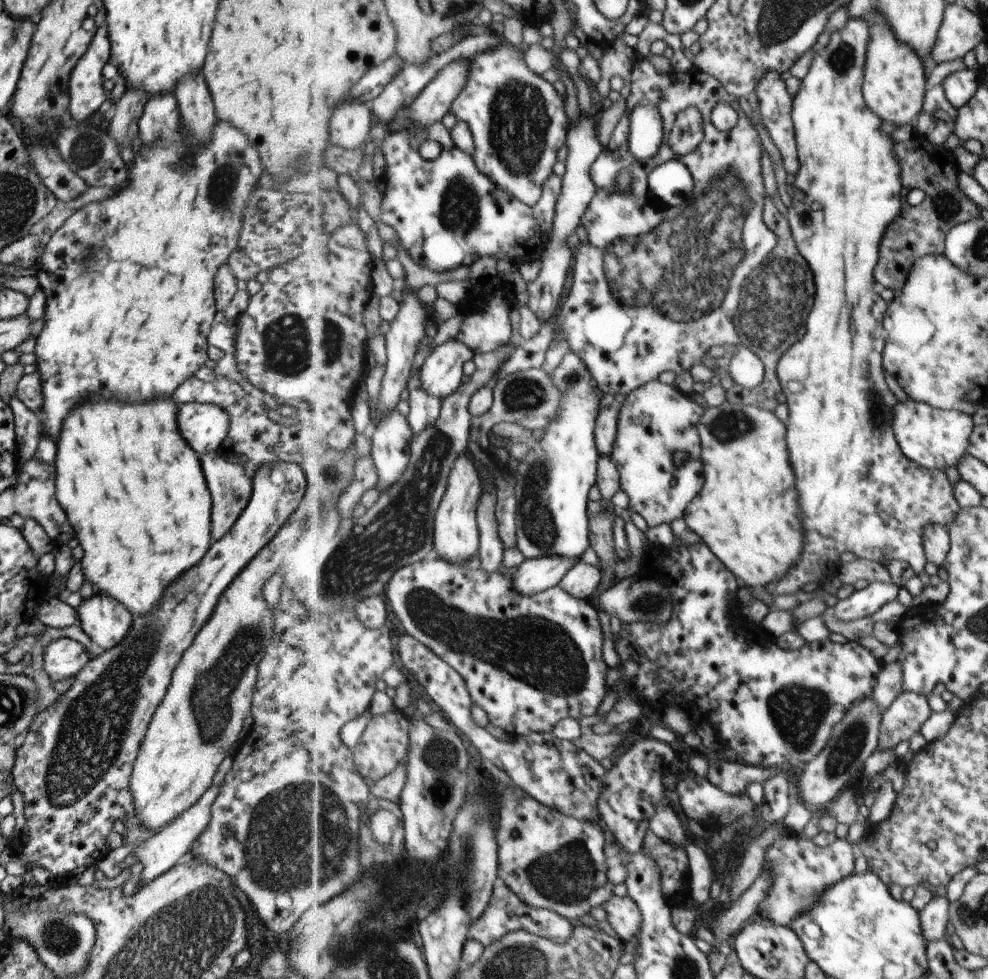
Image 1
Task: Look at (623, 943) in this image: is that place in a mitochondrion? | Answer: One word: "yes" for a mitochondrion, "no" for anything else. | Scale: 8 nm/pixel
no

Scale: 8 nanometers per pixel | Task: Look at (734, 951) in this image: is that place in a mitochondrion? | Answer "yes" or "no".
no

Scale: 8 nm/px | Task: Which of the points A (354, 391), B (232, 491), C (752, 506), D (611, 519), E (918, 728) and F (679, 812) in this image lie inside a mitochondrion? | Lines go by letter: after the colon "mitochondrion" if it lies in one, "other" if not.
A: other
B: mitochondrion
C: other
D: other
E: other
F: other

